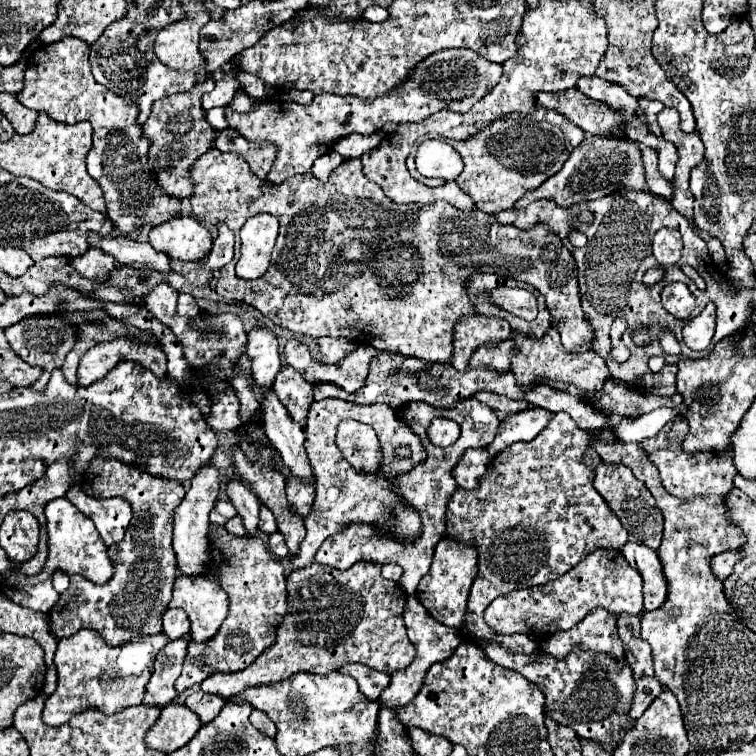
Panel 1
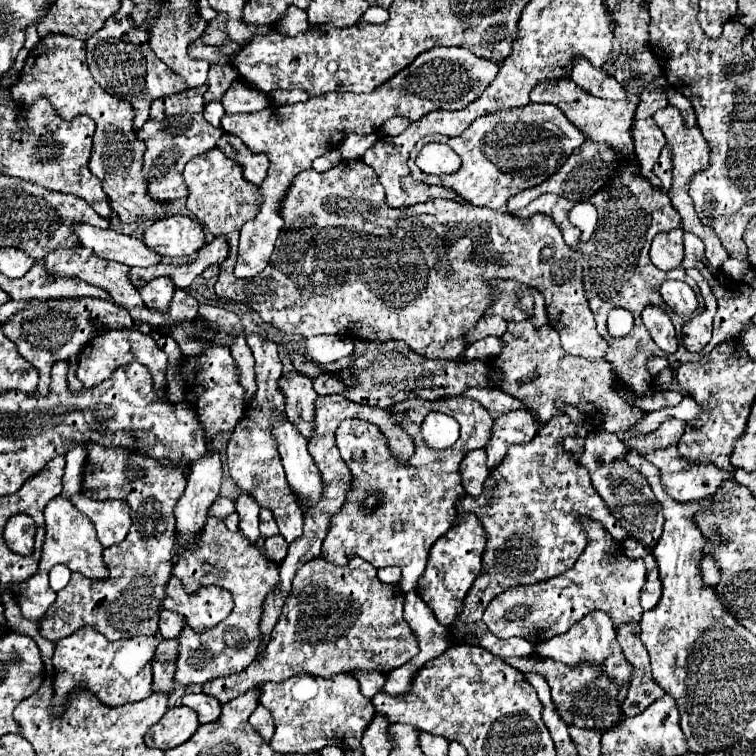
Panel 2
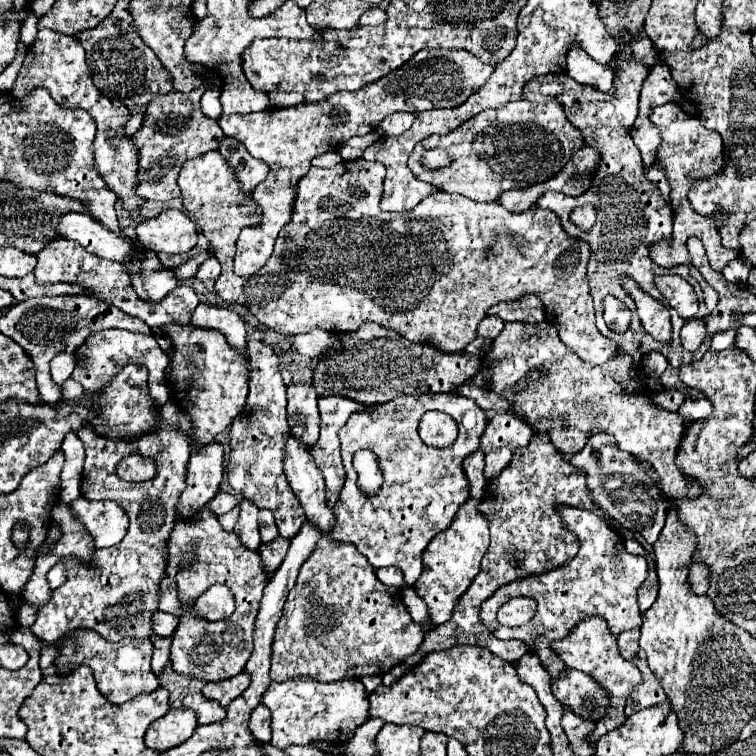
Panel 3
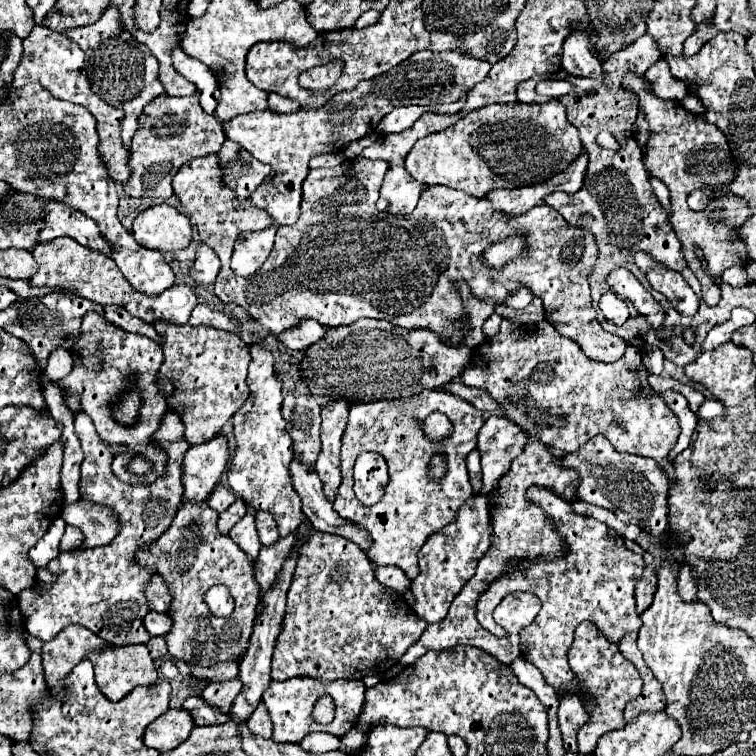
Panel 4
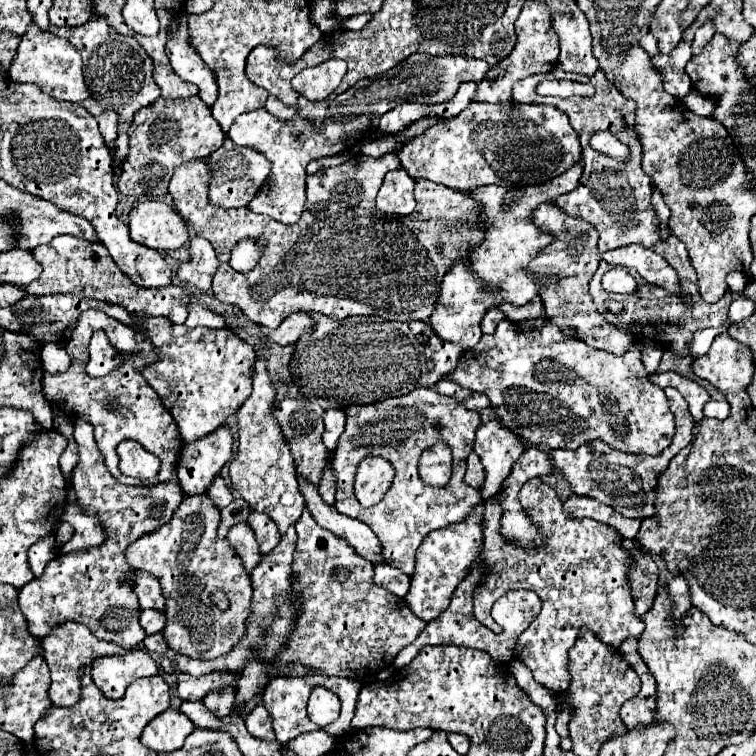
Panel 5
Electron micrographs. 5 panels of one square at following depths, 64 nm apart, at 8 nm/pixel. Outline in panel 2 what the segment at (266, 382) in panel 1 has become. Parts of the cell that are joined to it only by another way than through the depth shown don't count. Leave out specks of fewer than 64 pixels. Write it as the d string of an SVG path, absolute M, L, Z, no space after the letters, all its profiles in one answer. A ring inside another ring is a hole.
M248 336L246 338L254 360L256 360L256 394L252 396L252 402L248 404L248 410L238 420L226 454L228 454L228 470L230 478L236 482L236 486L244 492L248 492L262 508L270 508L274 514L274 520L280 528L280 534L286 538L286 542L294 542L302 534L302 520L304 510L300 508L294 492L288 488L284 468L280 464L280 454L276 448L276 438L272 438L272 418L274 414L284 414L284 394L280 392L278 380L282 376L282 364L278 358L276 344L272 340L260 338L260 336Z

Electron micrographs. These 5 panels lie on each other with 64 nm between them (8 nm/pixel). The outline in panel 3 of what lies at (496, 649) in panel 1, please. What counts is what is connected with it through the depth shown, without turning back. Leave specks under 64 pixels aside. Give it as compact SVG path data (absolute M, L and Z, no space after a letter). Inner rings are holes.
M566 670L566 674L552 682L552 692L560 704L566 704L574 714L600 720L606 714L608 698L594 680L578 670Z

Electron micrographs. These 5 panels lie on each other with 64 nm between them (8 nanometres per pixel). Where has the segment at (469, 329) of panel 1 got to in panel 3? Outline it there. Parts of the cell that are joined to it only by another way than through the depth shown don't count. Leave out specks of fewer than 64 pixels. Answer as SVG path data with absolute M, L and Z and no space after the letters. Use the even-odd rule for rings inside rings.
M486 316L486 318L480 322L480 326L478 326L478 336L482 336L482 338L492 338L492 340L494 340L494 338L500 334L502 326L504 326L504 322L502 322L498 316Z

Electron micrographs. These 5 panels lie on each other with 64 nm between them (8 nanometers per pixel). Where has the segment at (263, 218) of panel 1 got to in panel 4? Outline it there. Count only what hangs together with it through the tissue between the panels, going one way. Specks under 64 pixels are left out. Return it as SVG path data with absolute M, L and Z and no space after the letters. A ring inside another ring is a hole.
M422 50L400 62L394 70L372 80L362 80L358 88L332 96L320 110L298 110L292 114L276 114L270 110L256 110L240 114L224 124L224 134L246 148L254 158L272 166L272 172L260 188L250 196L252 204L274 218L276 226L294 224L300 218L302 184L308 174L308 162L320 154L342 152L350 142L374 132L378 122L392 112L394 106L432 106L456 102L464 88L474 88L486 78L490 64L462 52L430 52ZM274 228L264 232L242 234L232 252L232 264L230 264L232 270L238 276L250 276L264 264L272 246L274 246Z

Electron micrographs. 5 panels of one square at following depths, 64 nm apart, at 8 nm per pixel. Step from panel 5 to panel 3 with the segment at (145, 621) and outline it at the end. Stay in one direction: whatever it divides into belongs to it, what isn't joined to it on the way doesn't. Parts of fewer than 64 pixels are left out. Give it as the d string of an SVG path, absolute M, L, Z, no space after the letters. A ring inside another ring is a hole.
M166 612L152 614L152 632L156 636L172 636L176 626L178 626L178 616L166 614Z

